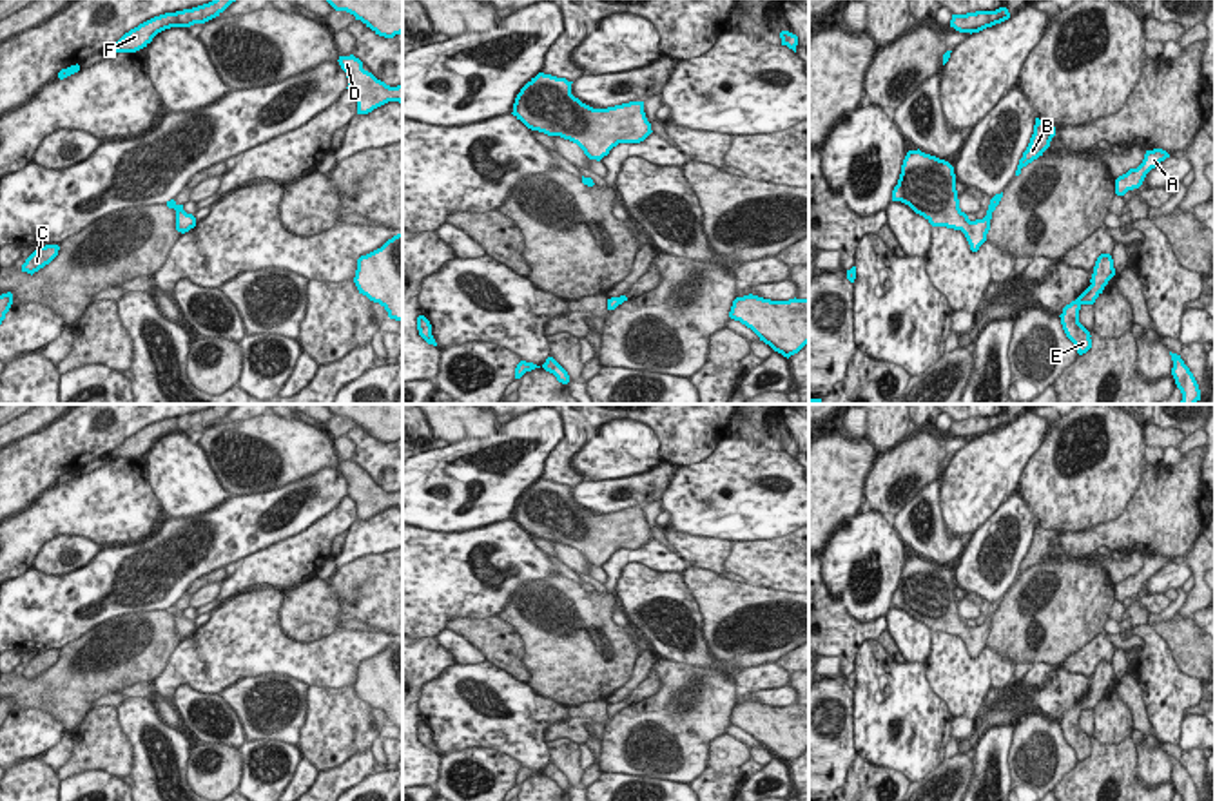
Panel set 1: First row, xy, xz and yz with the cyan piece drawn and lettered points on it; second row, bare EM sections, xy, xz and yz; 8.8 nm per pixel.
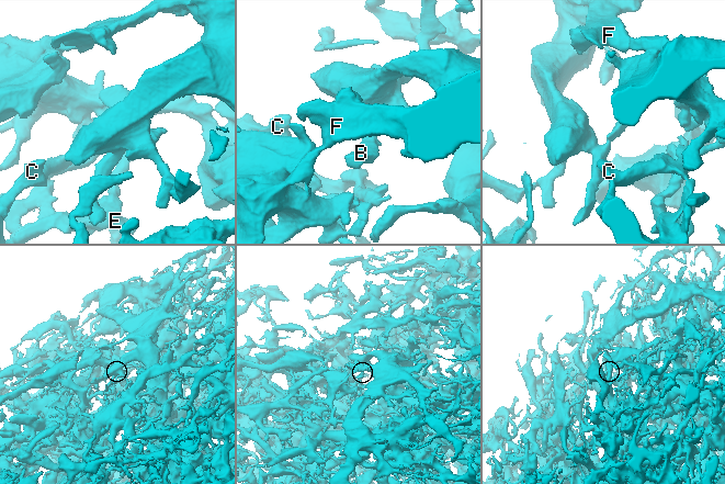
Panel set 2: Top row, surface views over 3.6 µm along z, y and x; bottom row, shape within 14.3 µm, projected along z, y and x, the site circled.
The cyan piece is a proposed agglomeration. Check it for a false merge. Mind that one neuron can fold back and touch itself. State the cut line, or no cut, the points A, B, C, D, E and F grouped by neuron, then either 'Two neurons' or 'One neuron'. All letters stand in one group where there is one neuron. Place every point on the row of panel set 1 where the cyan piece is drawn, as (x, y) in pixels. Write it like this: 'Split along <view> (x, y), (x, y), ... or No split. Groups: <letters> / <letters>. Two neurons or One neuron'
No split. Groups: A B C D E F. One neuron

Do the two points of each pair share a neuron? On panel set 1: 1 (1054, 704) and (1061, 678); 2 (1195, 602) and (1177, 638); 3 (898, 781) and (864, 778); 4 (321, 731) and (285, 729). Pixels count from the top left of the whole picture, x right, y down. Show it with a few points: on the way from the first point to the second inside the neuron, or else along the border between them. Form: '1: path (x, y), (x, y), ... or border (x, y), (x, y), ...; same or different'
1: path (1056, 698), (1061, 693), (1061, 684); same
2: border (1177, 613), (1183, 618), (1192, 618); different
3: path (889, 776), (873, 778); same
4: border (309, 687), (307, 720), (294, 745); different

